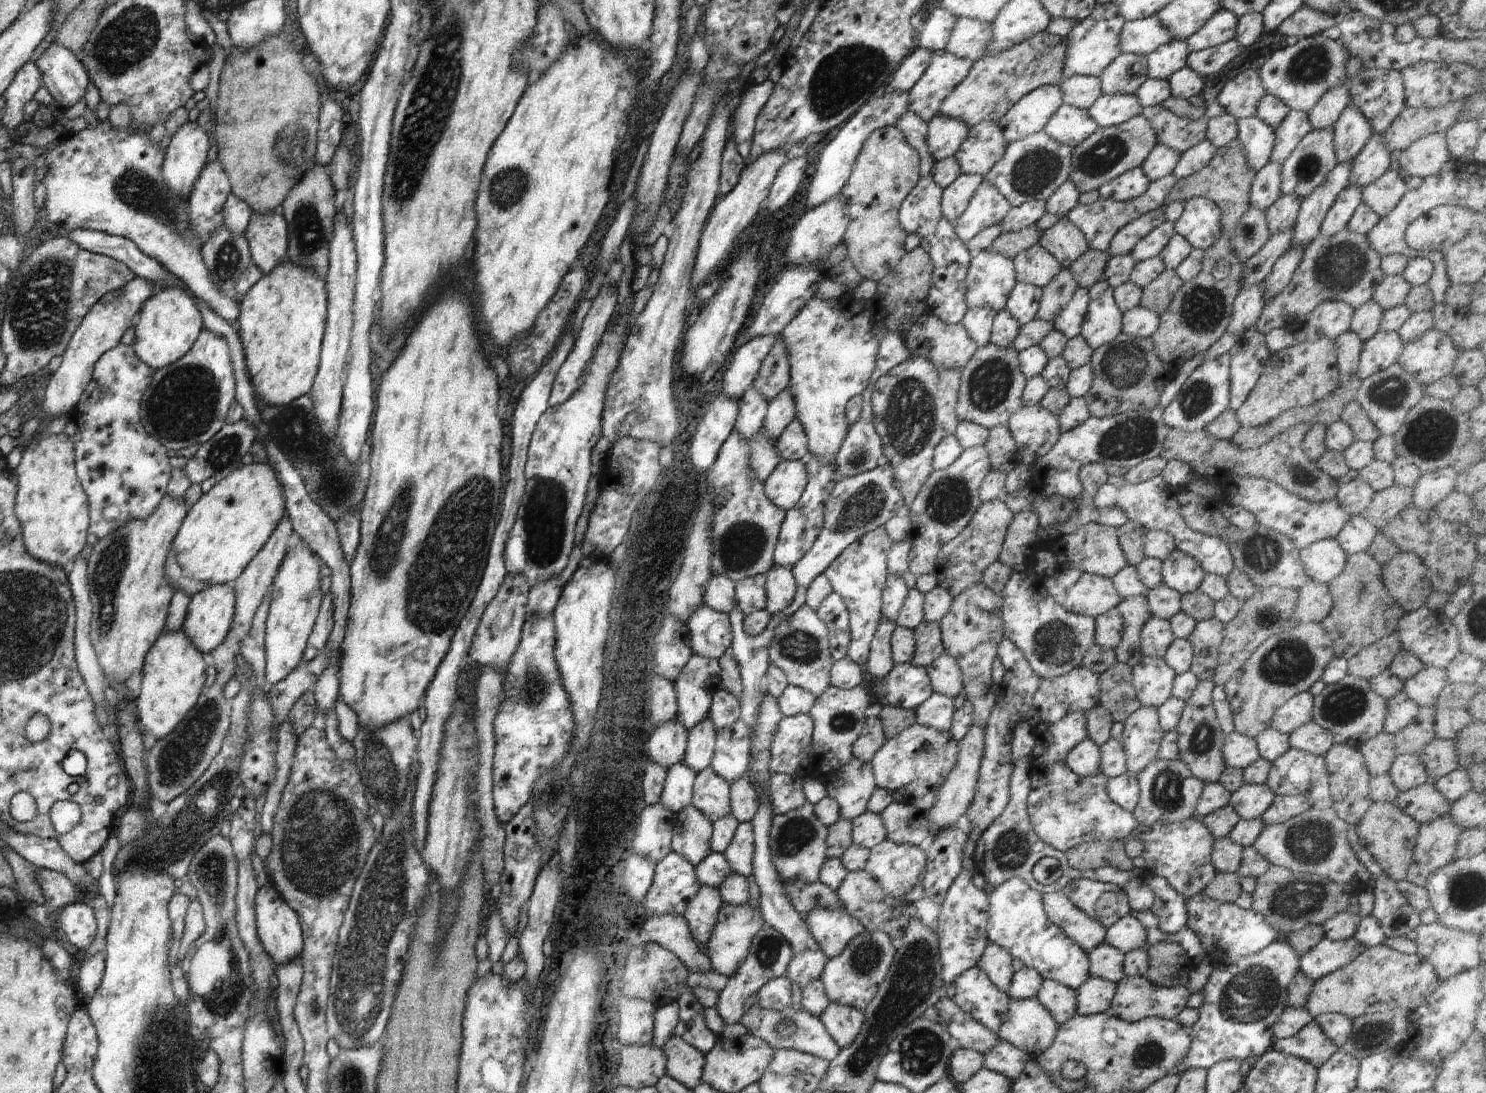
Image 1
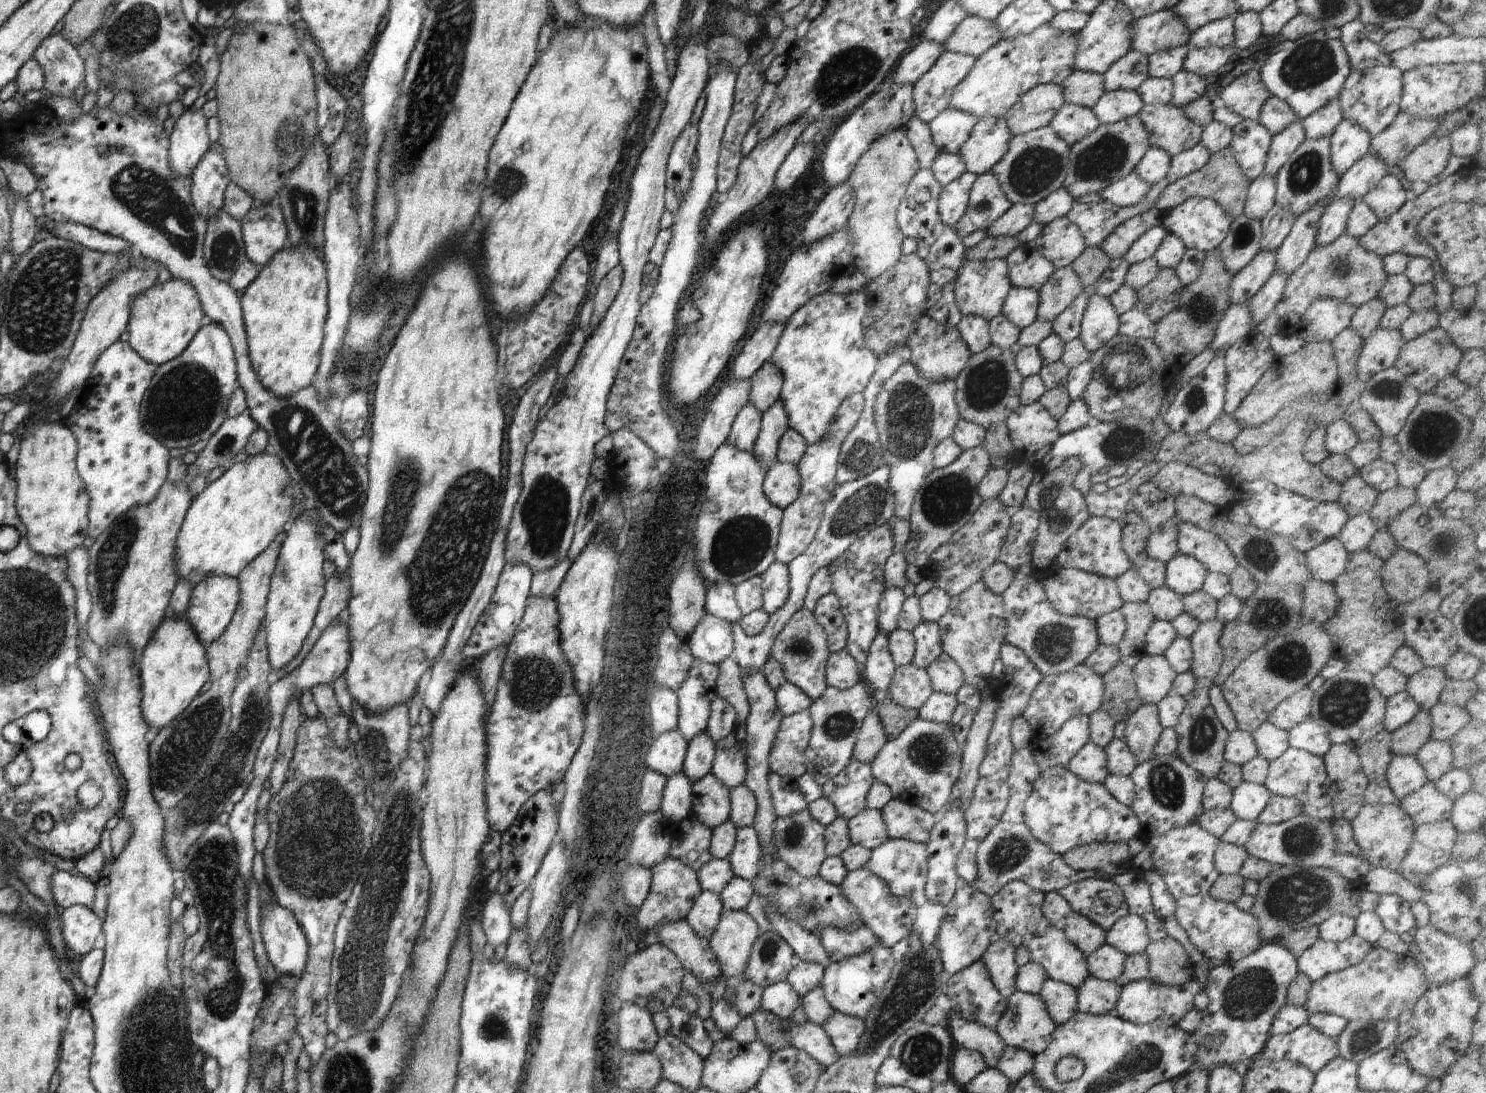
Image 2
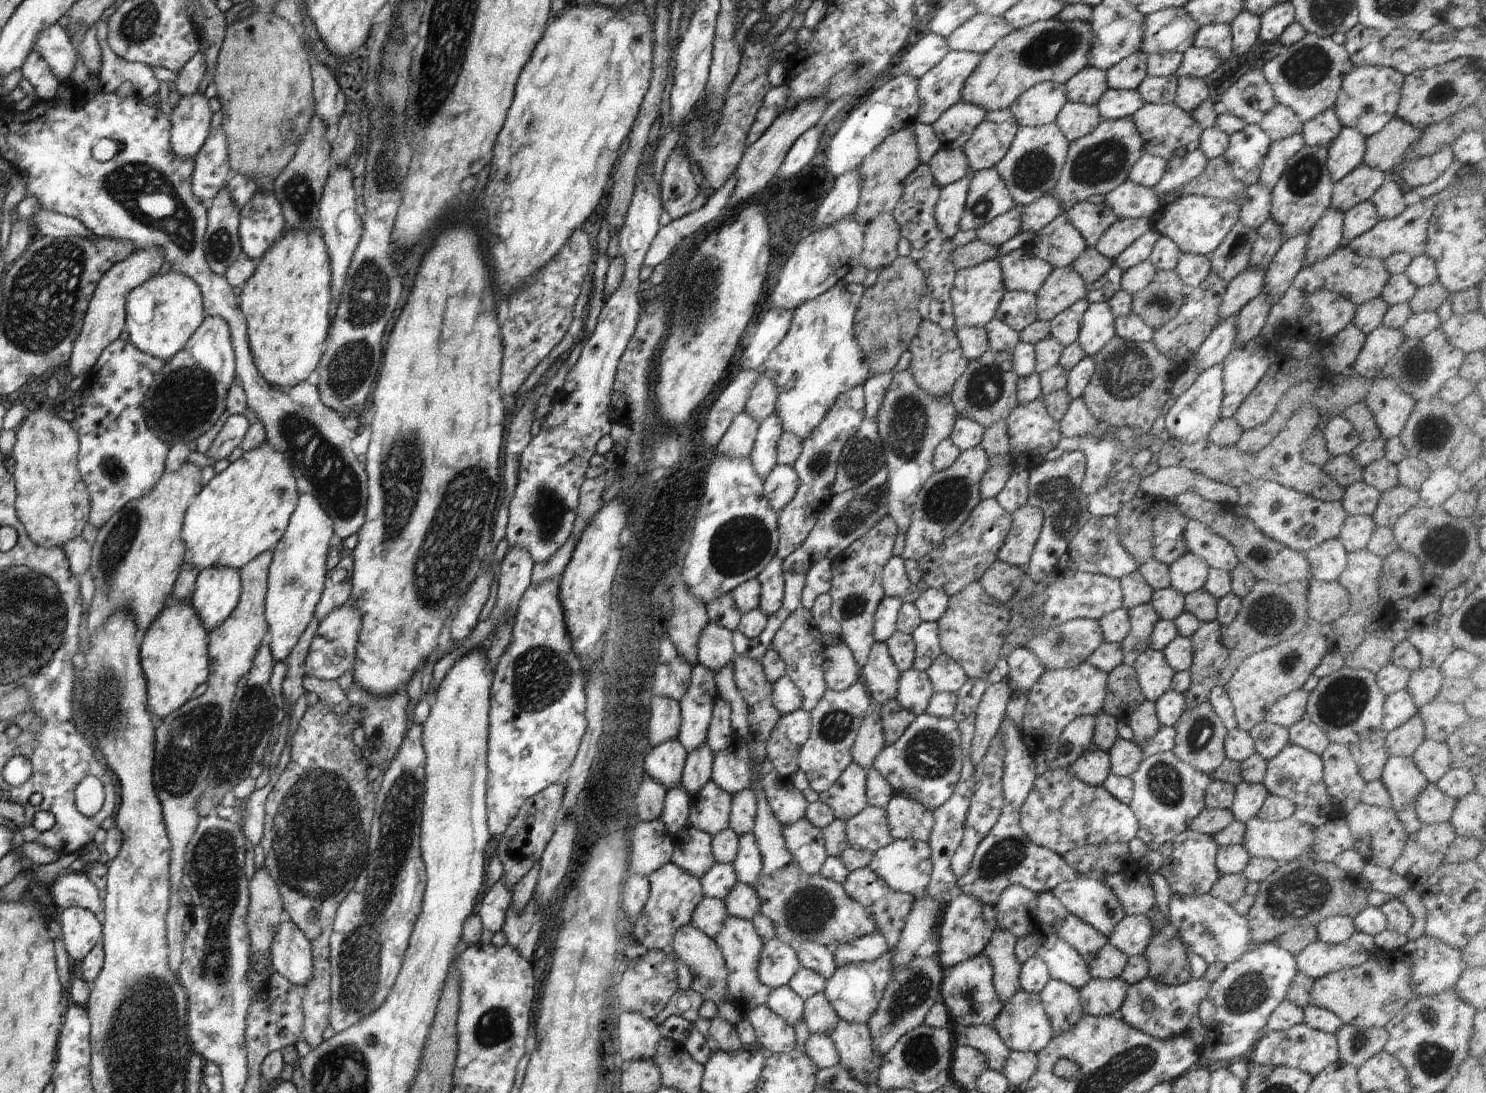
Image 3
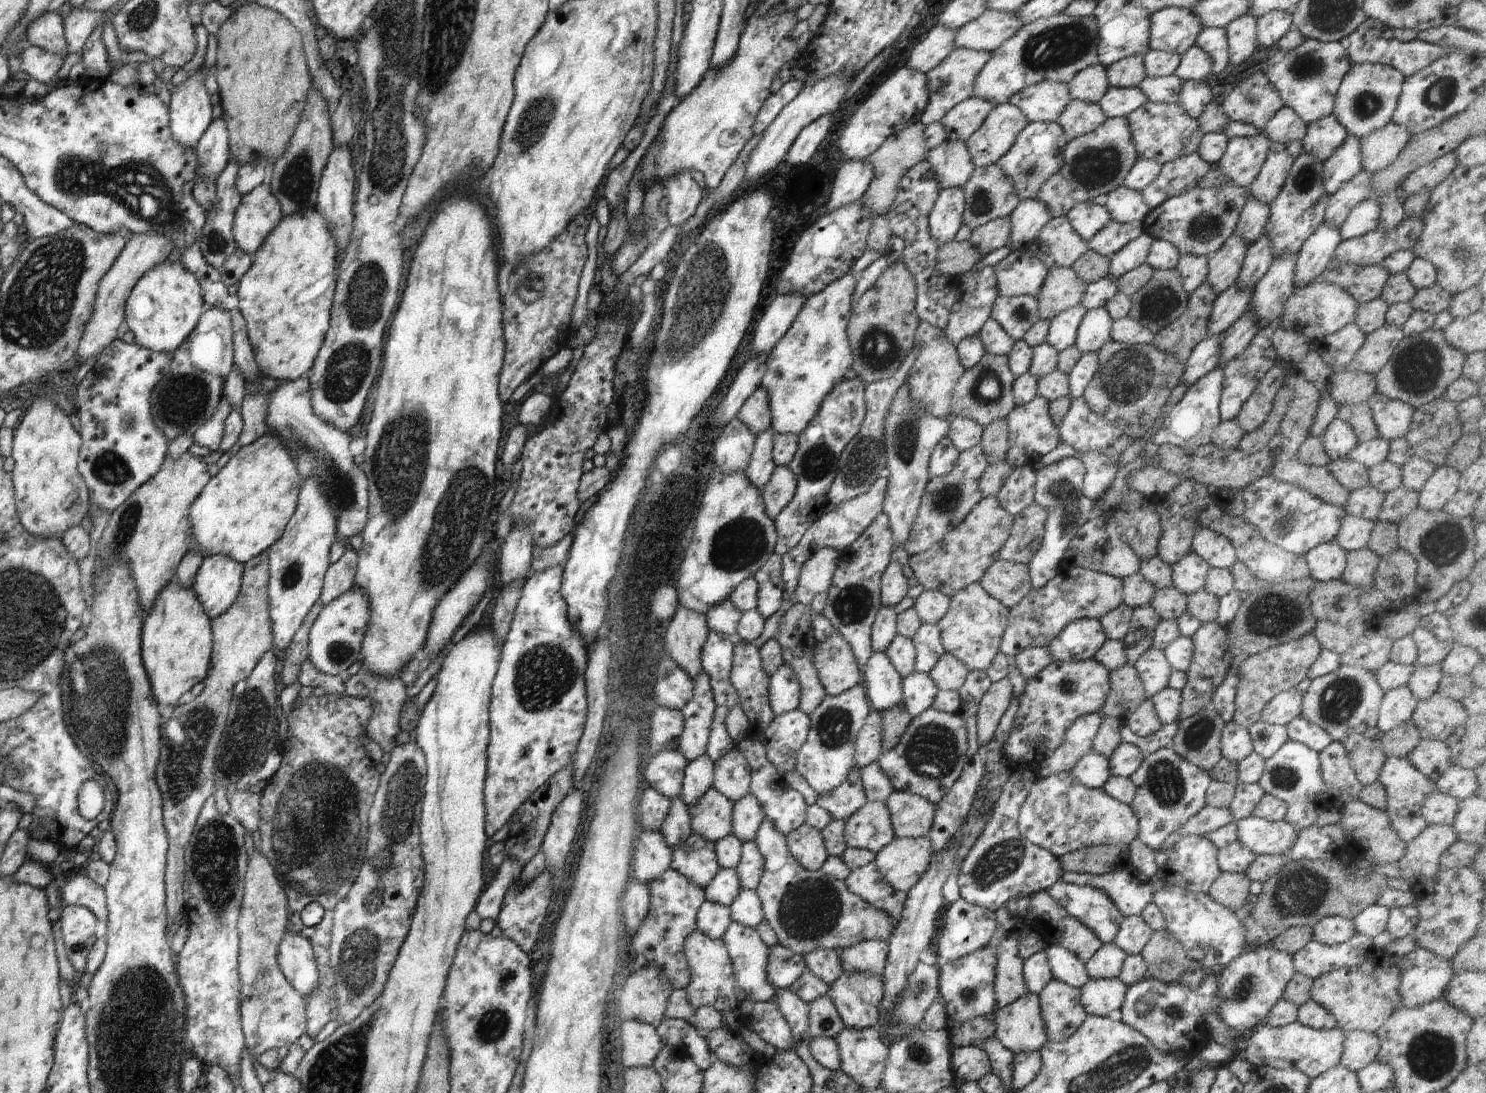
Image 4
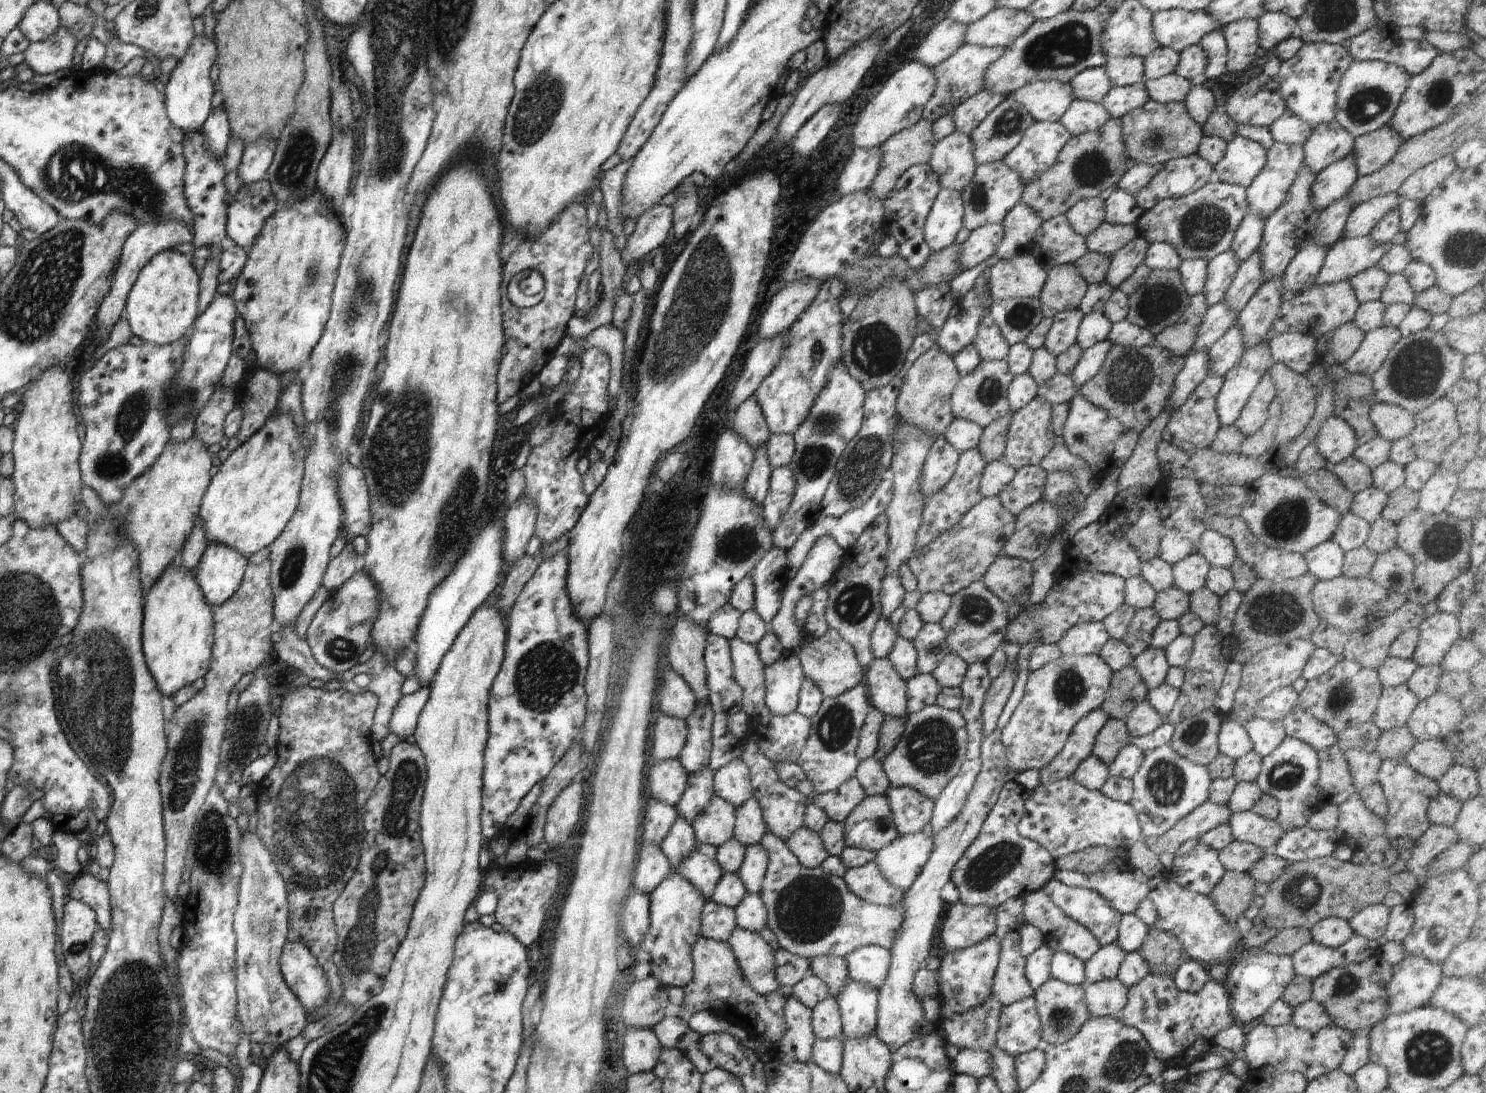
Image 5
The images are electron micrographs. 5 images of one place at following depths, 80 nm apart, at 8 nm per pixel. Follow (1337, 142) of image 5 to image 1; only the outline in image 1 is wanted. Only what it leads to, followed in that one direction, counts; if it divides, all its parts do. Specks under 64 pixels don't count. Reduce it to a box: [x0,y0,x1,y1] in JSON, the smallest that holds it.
[1307,84,1349,131]

